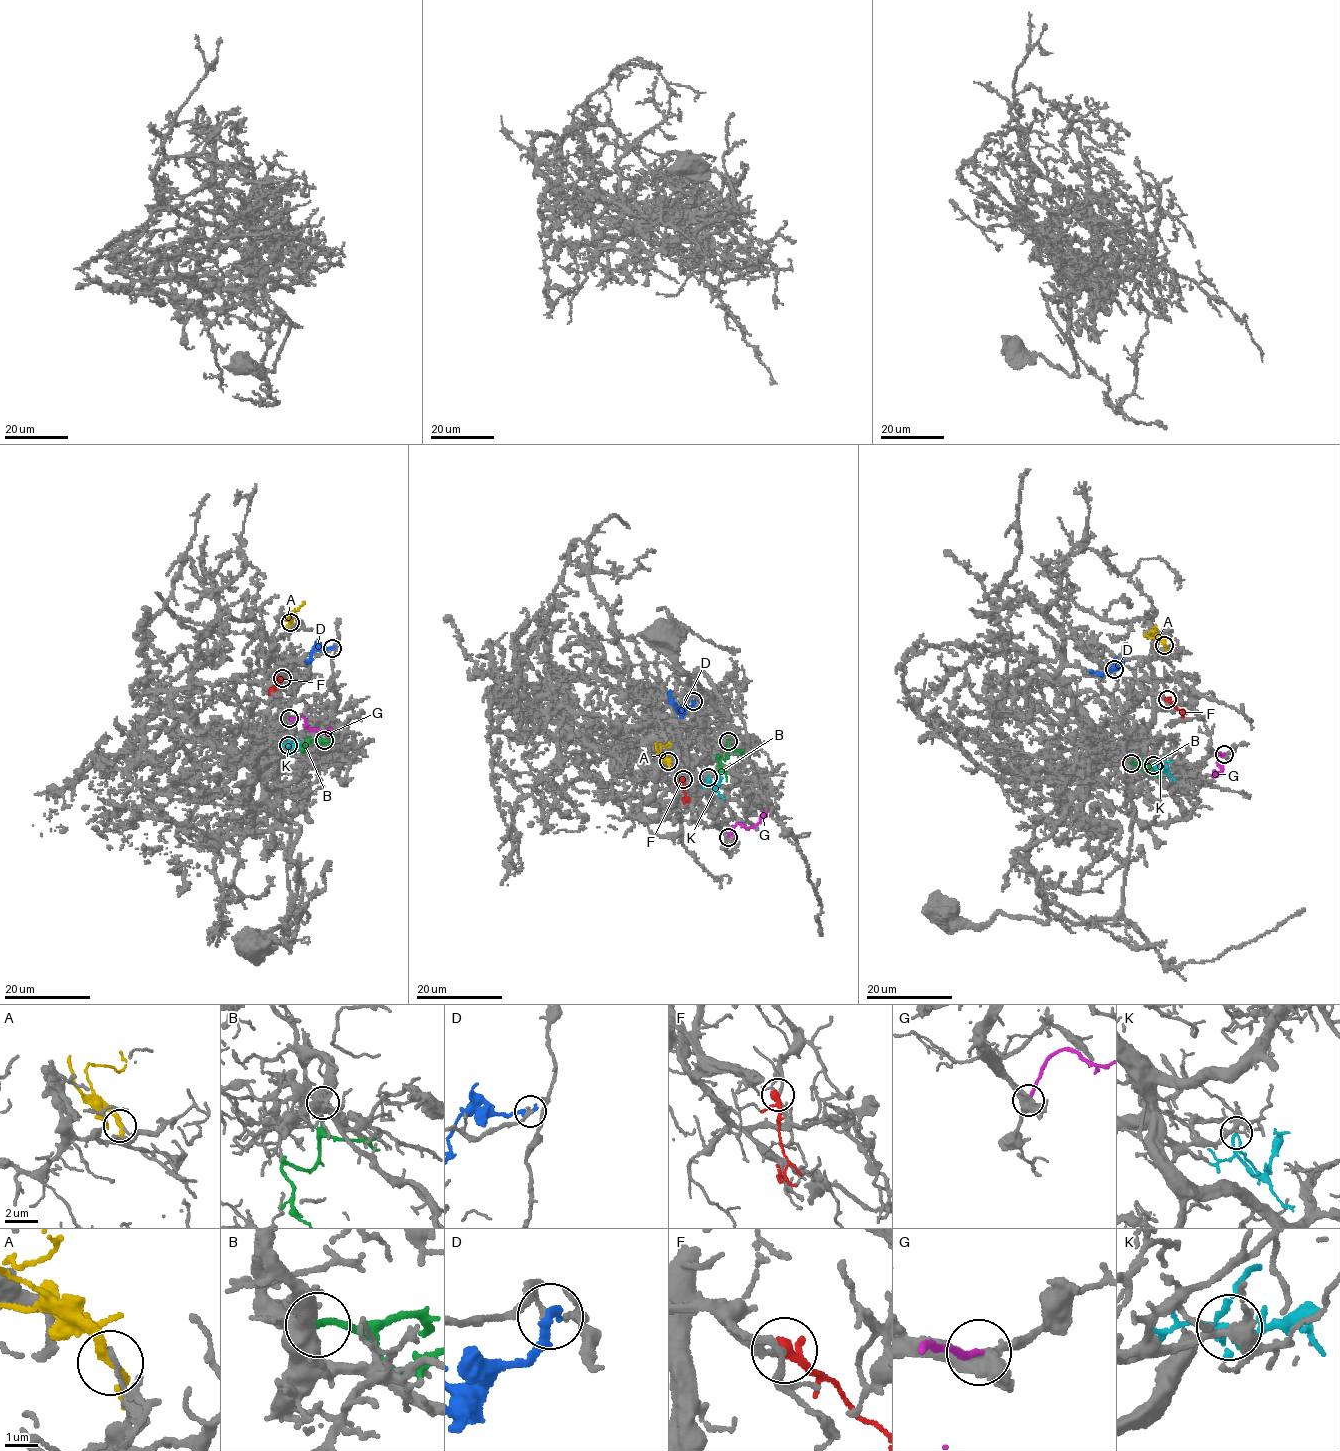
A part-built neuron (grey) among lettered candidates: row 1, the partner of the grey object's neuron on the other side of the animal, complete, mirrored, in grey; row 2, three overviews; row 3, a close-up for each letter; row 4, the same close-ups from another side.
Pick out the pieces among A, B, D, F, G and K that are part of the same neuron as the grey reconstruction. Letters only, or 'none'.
F, K

